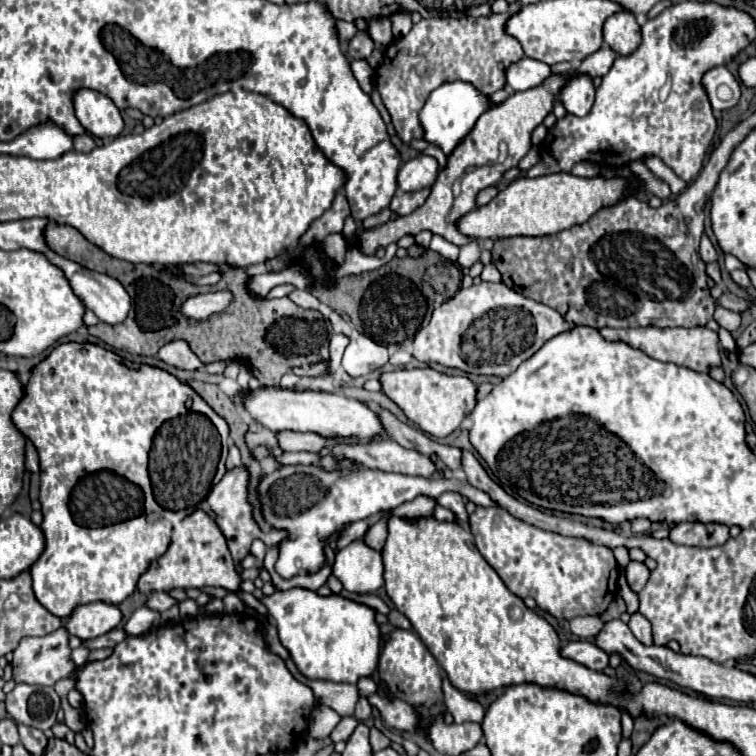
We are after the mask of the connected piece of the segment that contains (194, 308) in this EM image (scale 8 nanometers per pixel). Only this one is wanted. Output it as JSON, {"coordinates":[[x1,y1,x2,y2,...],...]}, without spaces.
{"coordinates":[[227,289,215,291,215,293,199,293,199,295,187,297,179,305,179,311,185,319,201,323,201,321,211,319,213,315,221,315,229,307,231,301,233,301,233,293]]}

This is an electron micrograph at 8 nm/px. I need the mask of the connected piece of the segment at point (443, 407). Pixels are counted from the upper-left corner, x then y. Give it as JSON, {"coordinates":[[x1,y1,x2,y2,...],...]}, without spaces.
{"coordinates":[[429,367,423,369,395,369,379,377,381,391,413,421,421,431,433,437,447,437,473,411,477,387,463,375,445,375]]}

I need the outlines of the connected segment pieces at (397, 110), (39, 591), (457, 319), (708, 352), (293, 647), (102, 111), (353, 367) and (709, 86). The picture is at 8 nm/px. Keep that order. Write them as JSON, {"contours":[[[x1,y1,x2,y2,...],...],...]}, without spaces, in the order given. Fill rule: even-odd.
{"contours":[[[515,1,509,5,507,13,501,15,421,19,405,37,387,45,383,61,375,73,375,87,403,143,421,139,417,111,433,87,439,87,449,79,469,81,487,95,493,95,497,89,505,87,505,67,523,57,521,43,505,31,505,23,519,11,519,7,519,1]],[[61,343,39,365,35,365,29,383,25,385,25,395,13,409,13,423,27,439,31,439,39,453,39,501,45,517,41,529,47,545,43,555,29,570,33,577,33,591,37,601,59,619,71,617,75,607,85,603,103,601,119,605,125,601,135,591,139,577,149,569,151,561,167,551,173,525,191,515,207,497,211,481,216,485,227,471,227,423,187,383,181,383,177,377,157,367,129,367,117,353,95,343],[187,397,193,397,191,411,185,409],[153,447,201,449,173,449,171,467,167,461,167,469,165,463,161,465,163,469,157,469,157,463,151,461],[101,467,121,471,125,479,133,479,133,483,145,491,145,515,131,519,129,523,117,523,117,527,101,527,101,531,77,527,77,523,69,519,69,487,73,487,81,475,101,471]],[[479,283,469,289,459,289,433,311,429,325,415,335,413,357,423,363,439,363,463,373,507,377,539,351,545,341,571,327,573,323,565,321,551,307,527,299,503,283]],[[637,327,637,329,601,329,601,335,609,341,625,341,641,351,645,351,649,357,659,361,669,361,679,367,687,367,699,373,709,373,711,367,721,365,719,355,719,337,715,331,707,327,693,327,693,329,657,329,657,327]],[[307,589,275,591,271,597,263,597,263,603,275,619,281,645,289,651,297,671,305,679,357,683,377,669,381,641,371,607,339,595,319,597,315,591]],[[77,89,73,107,79,123,95,137,117,137,123,131,123,119,115,103,99,91]],[[359,335,349,341,341,365,351,377,363,377,369,371,383,367,387,361,389,361,389,353,383,345,375,343,365,335]],[[717,65,709,69,701,79,705,93,709,97,709,103,715,111,731,109,739,101,739,81,727,71,725,65],[720,98,720,99,719,99]]]}

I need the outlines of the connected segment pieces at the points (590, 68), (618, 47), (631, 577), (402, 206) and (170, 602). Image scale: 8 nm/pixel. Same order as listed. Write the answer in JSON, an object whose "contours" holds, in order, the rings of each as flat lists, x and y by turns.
{"contours":[[[603,45,599,51,589,55,575,73,587,73,591,77,603,77,609,73,609,67,613,65,613,61,615,61,615,53,607,45]],[[629,11,611,15,603,25,605,43,619,55,633,53,641,43,641,29]],[[631,561,631,563,625,567,623,573,625,573,625,579,627,579,629,587,631,587,635,593,639,593,639,591,645,587,647,579,649,579,649,569,647,569,643,563,637,563,637,561]],[[421,189,415,193,395,193,395,197,391,201,391,211,397,215,409,215,425,203,429,193,431,193,431,189]],[[159,591,159,593,151,593,149,595,149,601,147,601,147,607,151,607,151,609,155,609,155,611,159,611,159,613,163,613,163,611,167,611,169,607,173,607,177,601,169,595,169,593,163,593,163,591]]]}

